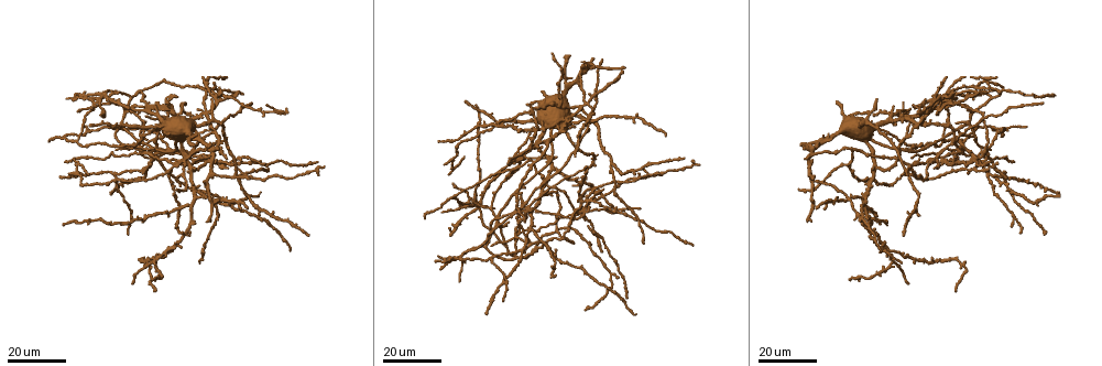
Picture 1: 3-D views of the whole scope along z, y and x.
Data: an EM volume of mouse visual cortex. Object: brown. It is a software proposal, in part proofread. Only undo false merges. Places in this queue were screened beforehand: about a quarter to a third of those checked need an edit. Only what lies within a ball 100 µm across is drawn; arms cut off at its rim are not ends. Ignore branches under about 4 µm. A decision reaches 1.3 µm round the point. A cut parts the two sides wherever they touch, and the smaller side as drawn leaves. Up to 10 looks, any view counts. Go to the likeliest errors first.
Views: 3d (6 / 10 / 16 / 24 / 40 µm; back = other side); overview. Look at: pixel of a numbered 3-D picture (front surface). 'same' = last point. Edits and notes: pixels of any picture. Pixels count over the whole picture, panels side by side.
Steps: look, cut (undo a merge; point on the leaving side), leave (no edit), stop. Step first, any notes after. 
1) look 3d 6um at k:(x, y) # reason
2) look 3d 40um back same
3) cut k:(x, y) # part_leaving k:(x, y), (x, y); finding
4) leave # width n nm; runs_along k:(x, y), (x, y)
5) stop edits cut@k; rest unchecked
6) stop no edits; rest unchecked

look 3d 24um at 1:(607, 210) # looks like a crossing

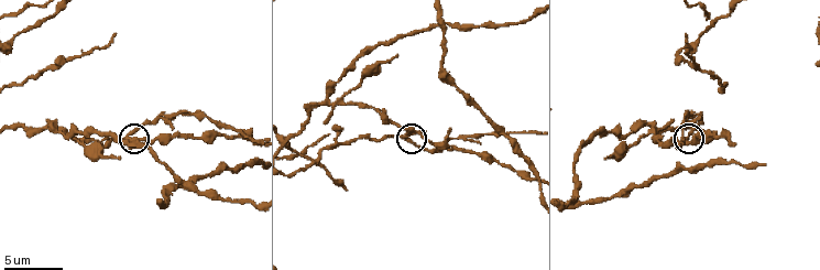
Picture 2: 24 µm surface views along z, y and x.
look 3d 10um at 2:(130, 139)

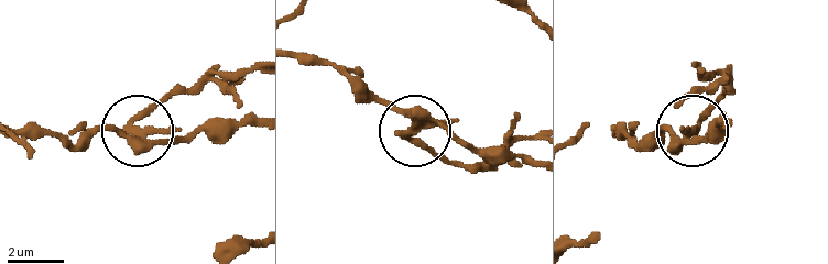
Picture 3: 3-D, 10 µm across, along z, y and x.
cut 3:(160, 105) # width 270 nm; part_leaving 3:(137, 132), (172, 97), (257, 70); two neurons meet here

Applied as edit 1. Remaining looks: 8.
look 3d 16um at 2:(650, 130) # four-way junction

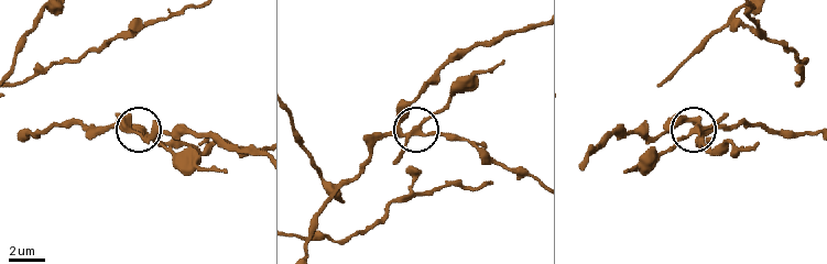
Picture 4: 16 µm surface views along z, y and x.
look 3d 16um back at 4:(695, 131) # from behind

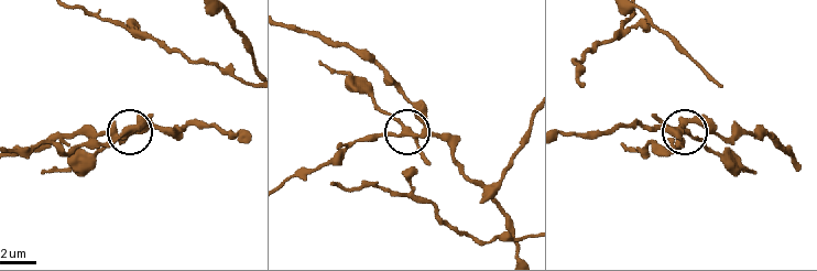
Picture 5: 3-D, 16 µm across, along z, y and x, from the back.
cut 5:(390, 116) # arms 4; a second neuron is stuck on

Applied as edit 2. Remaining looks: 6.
look 3d 24um at 1:(981, 145) # four arms meet

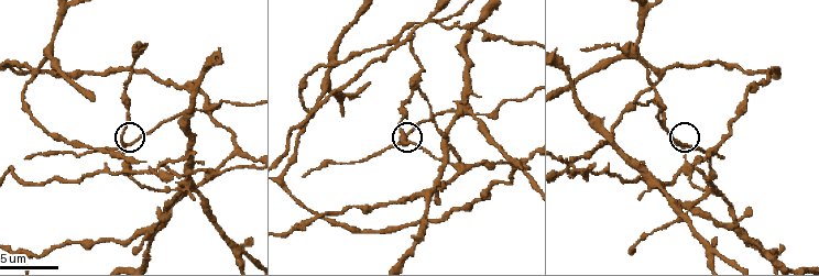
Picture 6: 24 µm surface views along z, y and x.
look 3d 6um at 6:(682, 145)

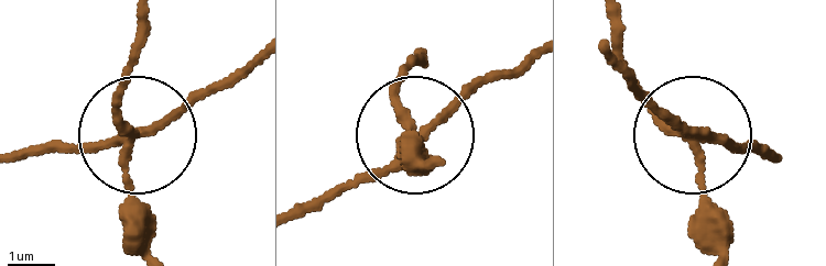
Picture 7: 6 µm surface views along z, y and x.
cut 7:(78, 146) # arms 4; part_leaving 7:(699, 137), (620, 70); two neurons meet here

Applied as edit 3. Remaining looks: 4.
look 3d 16um at 6:(448, 138) # thin arm on a thick one

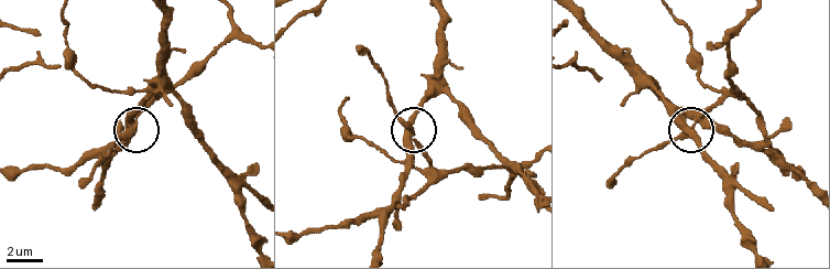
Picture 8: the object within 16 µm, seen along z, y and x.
look 3d 6um at 8:(131, 127)

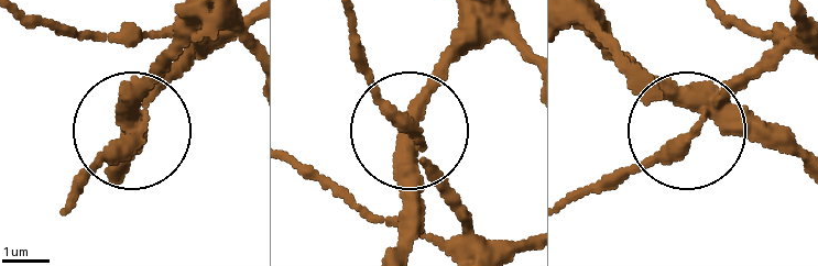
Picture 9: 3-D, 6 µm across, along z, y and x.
leave # arms 4; runs_along 9:(479, 39), (416, 137), (352, 55); one neuron here

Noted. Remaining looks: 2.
look 3d 10um at 6:(154, 170) # four-way junction

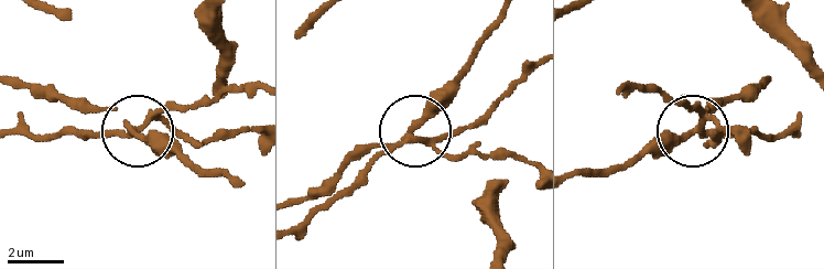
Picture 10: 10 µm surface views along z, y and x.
cut 10:(170, 119) # part_leaving 10:(130, 128), (19, 136); two neurons meet here

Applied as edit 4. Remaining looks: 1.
stop edits cut@3, cut@5, cut@7, cut@10; rest unchecked

